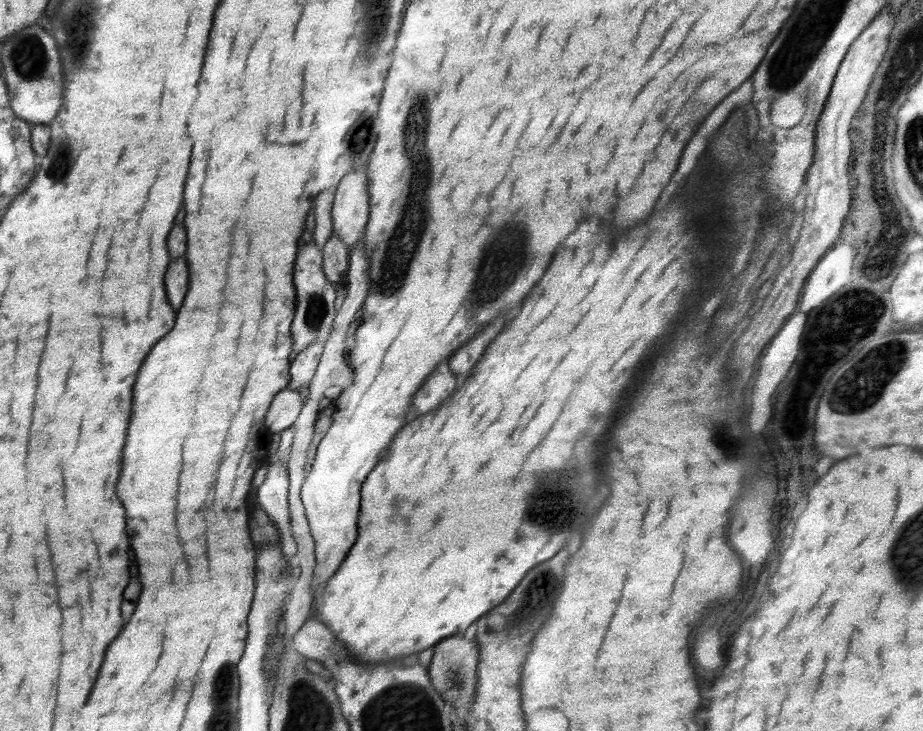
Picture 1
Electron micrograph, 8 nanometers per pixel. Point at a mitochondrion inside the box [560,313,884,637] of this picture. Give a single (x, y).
(725, 440)

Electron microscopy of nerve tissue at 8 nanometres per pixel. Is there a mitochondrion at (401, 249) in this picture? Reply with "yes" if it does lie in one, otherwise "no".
yes

